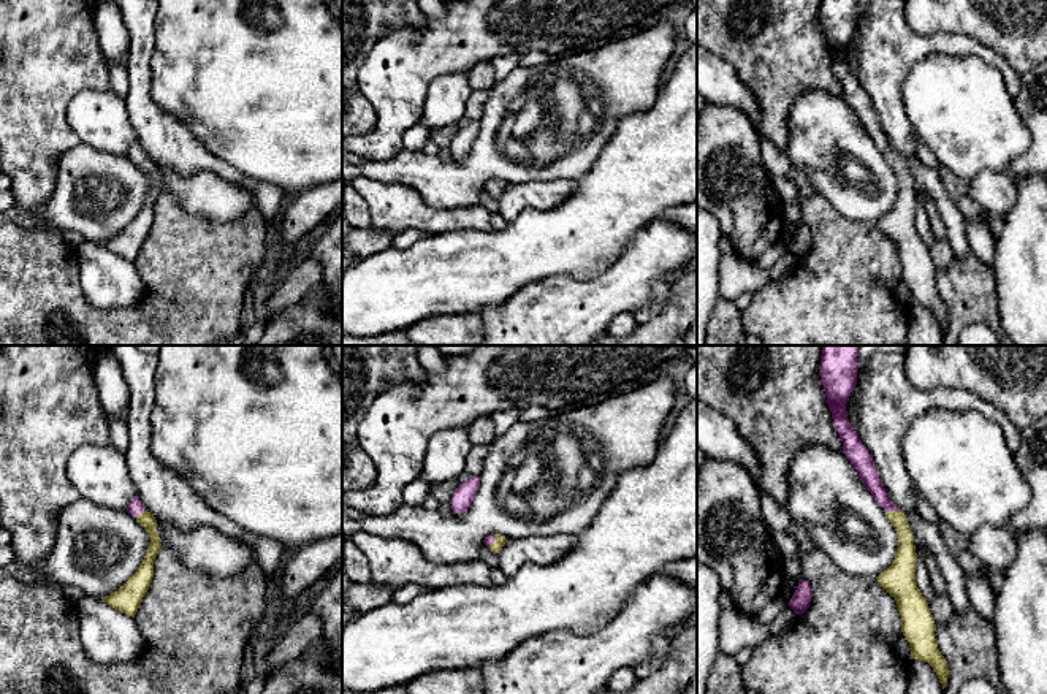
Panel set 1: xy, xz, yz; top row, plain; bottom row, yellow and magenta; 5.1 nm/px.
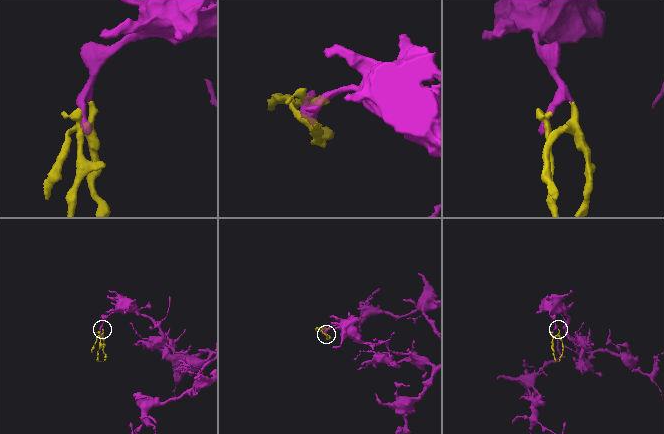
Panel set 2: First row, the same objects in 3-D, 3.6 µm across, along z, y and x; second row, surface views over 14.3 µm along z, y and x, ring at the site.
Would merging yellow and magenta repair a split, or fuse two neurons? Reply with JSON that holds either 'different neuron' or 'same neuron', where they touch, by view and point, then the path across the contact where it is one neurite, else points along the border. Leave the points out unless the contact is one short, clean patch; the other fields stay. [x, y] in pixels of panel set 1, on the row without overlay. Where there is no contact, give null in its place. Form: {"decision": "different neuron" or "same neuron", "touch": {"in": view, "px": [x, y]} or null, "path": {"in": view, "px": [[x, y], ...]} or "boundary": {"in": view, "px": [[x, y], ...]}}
{"decision": "same neuron", "touch": {"in": "yz", "px": [892, 157]}}

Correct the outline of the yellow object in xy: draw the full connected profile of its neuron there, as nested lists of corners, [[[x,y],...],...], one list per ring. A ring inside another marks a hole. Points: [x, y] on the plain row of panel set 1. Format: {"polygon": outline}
{"polygon": [[[138,139],[130,146],[127,157],[149,177],[150,190],[136,217],[117,236],[106,241],[103,247],[135,263],[143,242],[152,228],[154,206],[162,195],[162,189],[157,177],[157,165],[150,157],[146,155]]]}

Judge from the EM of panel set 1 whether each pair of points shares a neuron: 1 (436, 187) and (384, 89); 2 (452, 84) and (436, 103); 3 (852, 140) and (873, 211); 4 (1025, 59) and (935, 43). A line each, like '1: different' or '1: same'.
1: different
2: same
3: same
4: different

